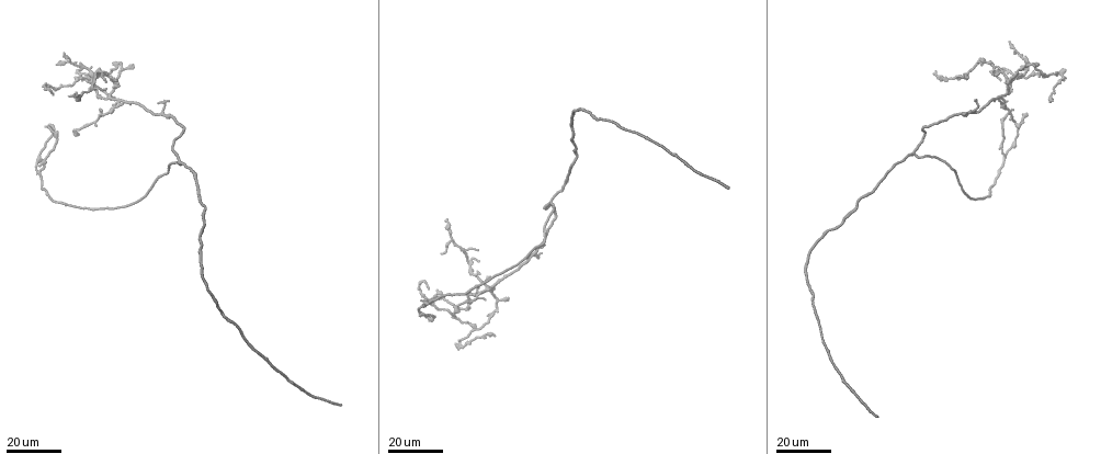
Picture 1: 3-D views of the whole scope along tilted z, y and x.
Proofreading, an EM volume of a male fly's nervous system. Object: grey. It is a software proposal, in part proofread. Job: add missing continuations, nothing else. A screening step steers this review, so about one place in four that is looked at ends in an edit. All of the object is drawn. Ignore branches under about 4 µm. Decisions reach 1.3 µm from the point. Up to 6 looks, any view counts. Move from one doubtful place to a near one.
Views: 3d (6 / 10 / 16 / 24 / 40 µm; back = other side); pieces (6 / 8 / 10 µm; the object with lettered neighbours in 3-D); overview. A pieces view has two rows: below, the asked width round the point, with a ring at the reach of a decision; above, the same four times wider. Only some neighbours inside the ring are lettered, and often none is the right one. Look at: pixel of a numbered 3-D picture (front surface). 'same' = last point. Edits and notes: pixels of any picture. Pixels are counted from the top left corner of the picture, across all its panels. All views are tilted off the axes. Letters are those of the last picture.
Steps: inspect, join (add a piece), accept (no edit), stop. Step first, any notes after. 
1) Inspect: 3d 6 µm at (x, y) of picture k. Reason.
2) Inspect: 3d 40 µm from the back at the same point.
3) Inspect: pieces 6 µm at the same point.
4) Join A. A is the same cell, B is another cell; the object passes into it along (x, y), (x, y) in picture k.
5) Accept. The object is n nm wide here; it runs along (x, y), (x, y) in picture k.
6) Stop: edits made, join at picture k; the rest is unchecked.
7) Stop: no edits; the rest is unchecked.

Inspect: 3d 16 µm at (49, 127) of picture 1. Long arm stops here.

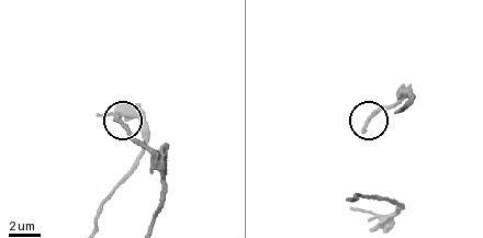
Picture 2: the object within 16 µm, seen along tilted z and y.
Inspect: 3d 6 µm at (117, 117) of picture 2.

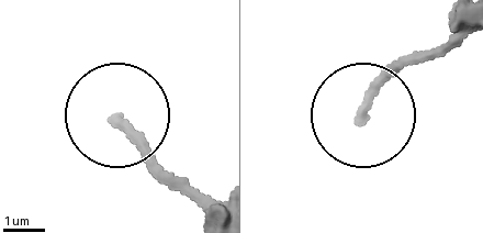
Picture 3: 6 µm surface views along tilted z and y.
Inspect: pieces 6 µm at (116, 118) of picture 3.

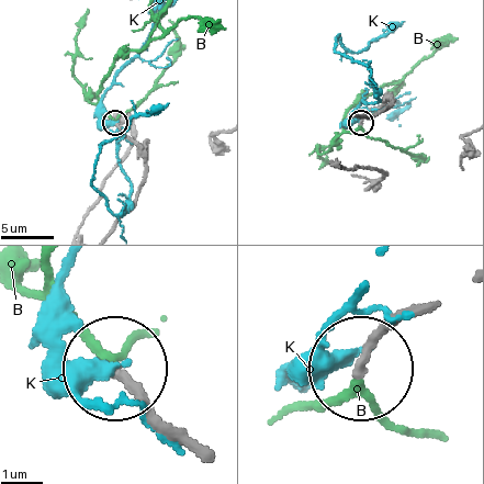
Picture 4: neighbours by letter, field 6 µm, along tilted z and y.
Join B. B is the same cell, K is another cell; the neuron continues.

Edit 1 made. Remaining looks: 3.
Inspect: overview.

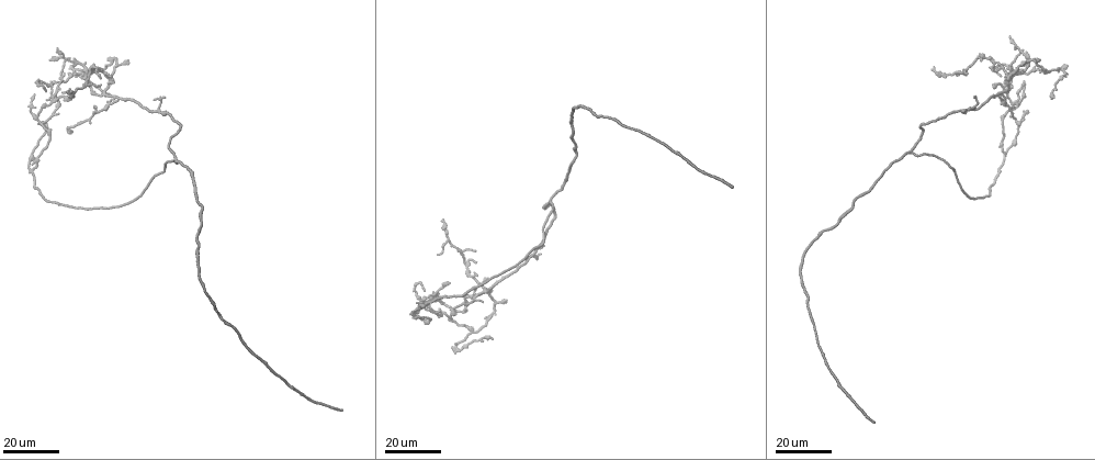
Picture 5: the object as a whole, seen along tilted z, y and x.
Inspect: 3d 24 µm at (34, 93) of picture 5. Thin end.

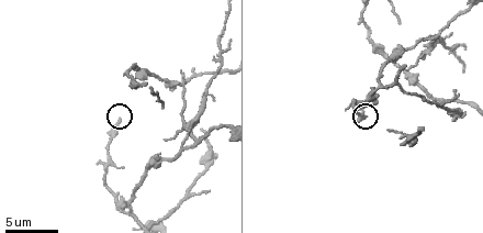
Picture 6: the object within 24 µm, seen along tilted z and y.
Inspect: pieces 6 µm at (118, 120) of picture 6.

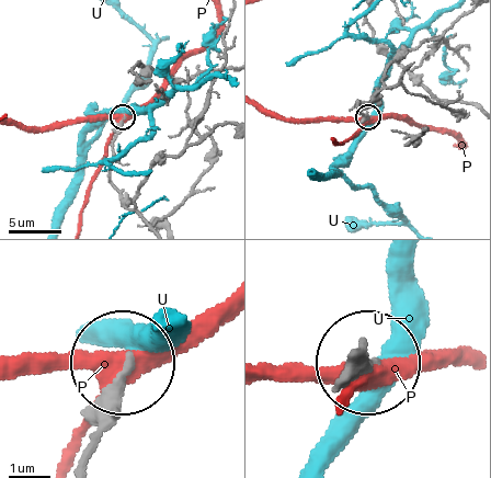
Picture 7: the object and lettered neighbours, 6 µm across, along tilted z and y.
Accept. The object is 160 nm wide here; P and U are other cells; it runs along (143, 219), (110, 177), (112, 147), (123, 117) in picture 7; no lettered piece goes on from it.

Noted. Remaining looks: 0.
Stop: edits made, join at picture 4; the rest is unchecked.

